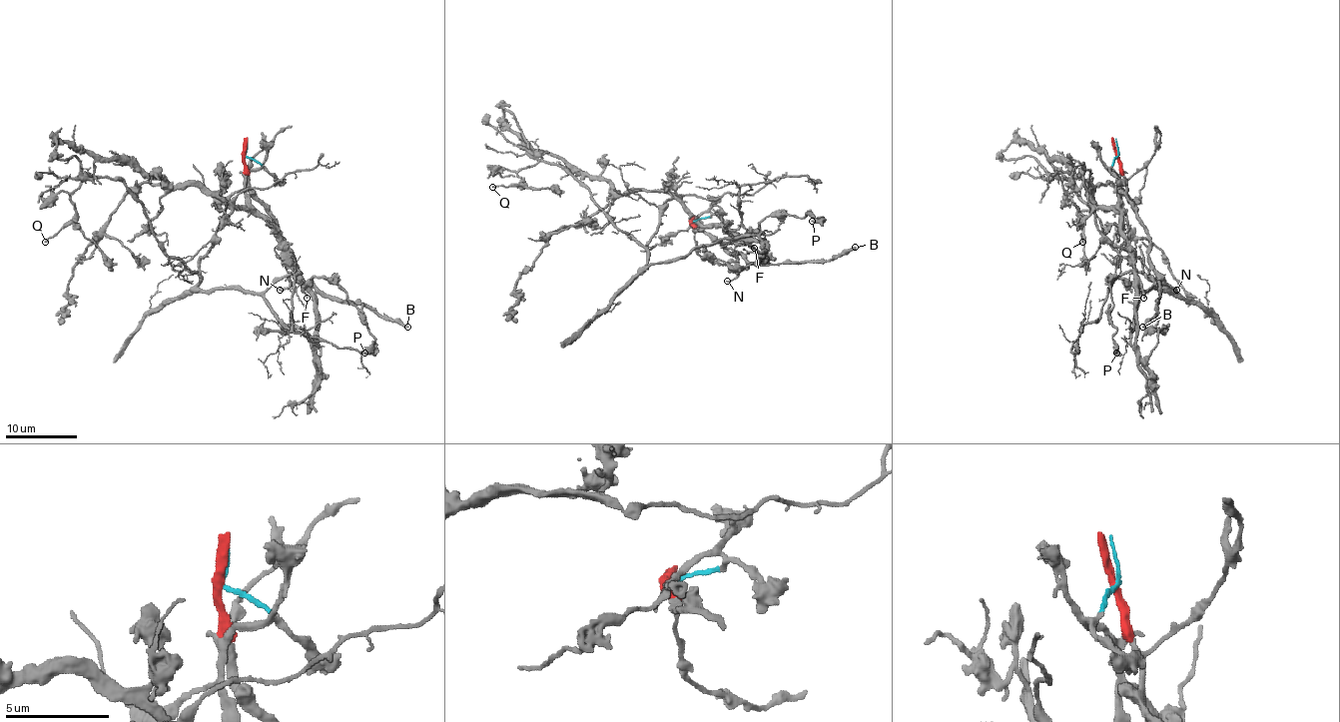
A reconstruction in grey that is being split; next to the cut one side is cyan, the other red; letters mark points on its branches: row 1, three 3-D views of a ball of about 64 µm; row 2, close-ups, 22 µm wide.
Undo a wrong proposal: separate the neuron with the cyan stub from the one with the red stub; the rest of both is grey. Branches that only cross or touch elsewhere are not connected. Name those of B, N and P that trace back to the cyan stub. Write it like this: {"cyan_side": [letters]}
{"cyan_side": ["P"]}

